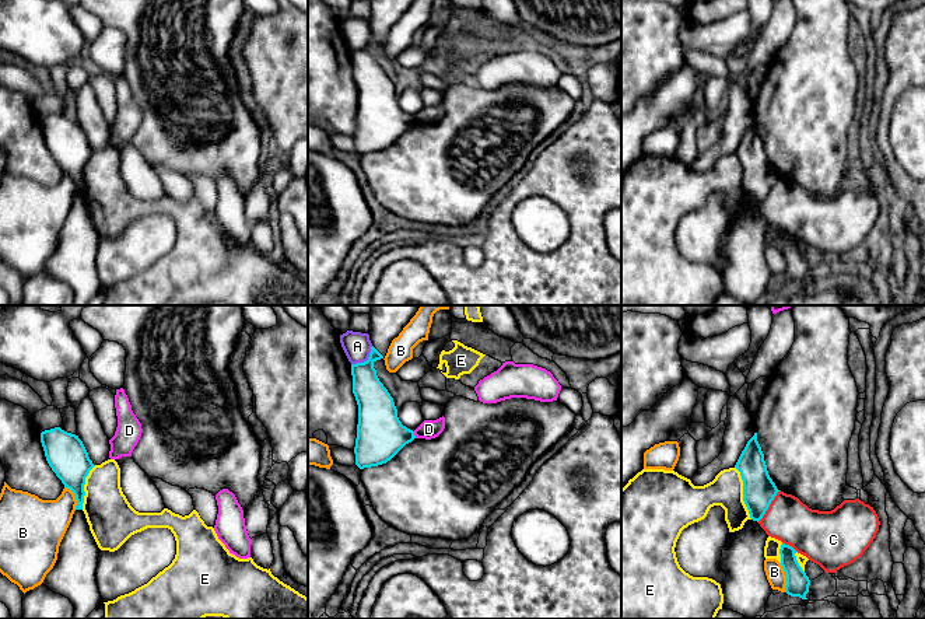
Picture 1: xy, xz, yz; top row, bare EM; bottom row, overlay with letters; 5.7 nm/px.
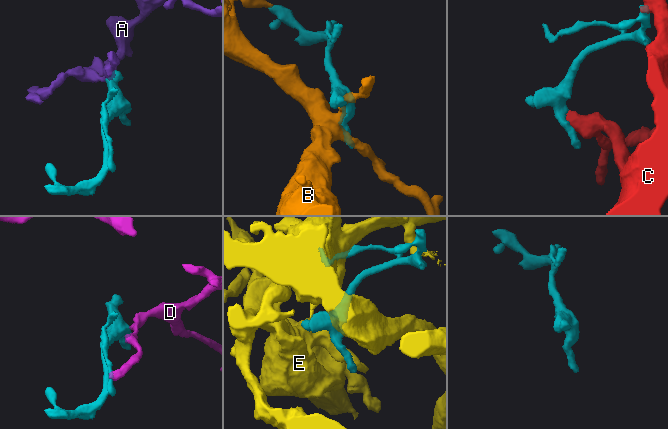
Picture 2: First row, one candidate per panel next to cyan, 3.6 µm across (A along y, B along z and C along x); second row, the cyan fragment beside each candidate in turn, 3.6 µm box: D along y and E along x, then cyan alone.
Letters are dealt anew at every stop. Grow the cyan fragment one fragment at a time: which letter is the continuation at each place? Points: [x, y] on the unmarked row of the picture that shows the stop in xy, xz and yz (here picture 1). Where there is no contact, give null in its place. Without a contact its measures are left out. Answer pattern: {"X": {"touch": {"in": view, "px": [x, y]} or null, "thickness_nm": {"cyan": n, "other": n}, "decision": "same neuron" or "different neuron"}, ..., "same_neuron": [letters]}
{"A": {"touch": {"in": "xz", "px": [367, 46]}, "thickness_nm": {"cyan": 200, "other": 160}, "decision": "different neuron"}, "B": {"touch": {"in": "yz", "px": [787, 263]}, "thickness_nm": {"cyan": 130, "other": 110}, "decision": "different neuron"}, "C": {"touch": {"in": "yz", "px": [768, 192]}, "thickness_nm": {"cyan": 190, "other": 260}, "decision": "different neuron"}, "D": {"touch": {"in": "xz", "px": [413, 121]}, "thickness_nm": {"cyan": 280, "other": 110}, "decision": "different neuron"}, "E": {"touch": {"in": "yz", "px": [743, 179]}, "thickness_nm": {"cyan": 190, "other": 190}, "decision": "different neuron"}, "same_neuron": []}

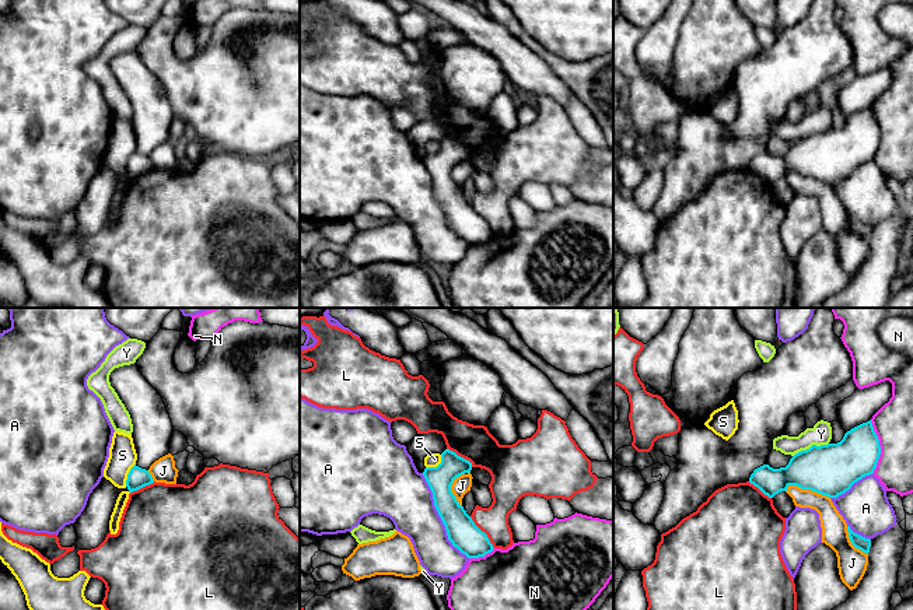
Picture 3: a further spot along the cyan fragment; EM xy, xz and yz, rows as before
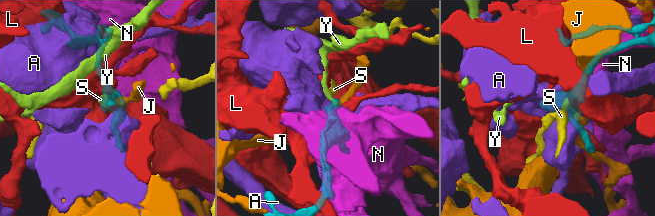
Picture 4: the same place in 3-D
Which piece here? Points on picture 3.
{"A": {"touch": {"in": "xz", "px": [440, 203]}, "thickness_nm": {"cyan": 170, "other": 300}, "decision": "different neuron"}, "J": {"touch": {"in": "yz", "px": [808, 175]}, "thickness_nm": {"cyan": 300, "other": 140}, "decision": "different neuron"}, "L": {"touch": {"in": "xz", "px": [483, 218]}, "thickness_nm": {"cyan": 170, "other": 170}, "decision": "different neuron"}, "N": {"touch": {"in": "yz", "px": [880, 133]}, "thickness_nm": {"cyan": 260, "other": 220}, "decision": "different neuron"}, "S": {"touch": {"in": "xy", "px": [128, 161]}, "thickness_nm": {"cyan": 120, "other": 160}, "decision": "different neuron"}, "Y": {"touch": {"in": "yz", "px": [811, 133]}, "thickness_nm": {"cyan": 300, "other": 120}, "decision": "different neuron"}, "same_neuron": []}

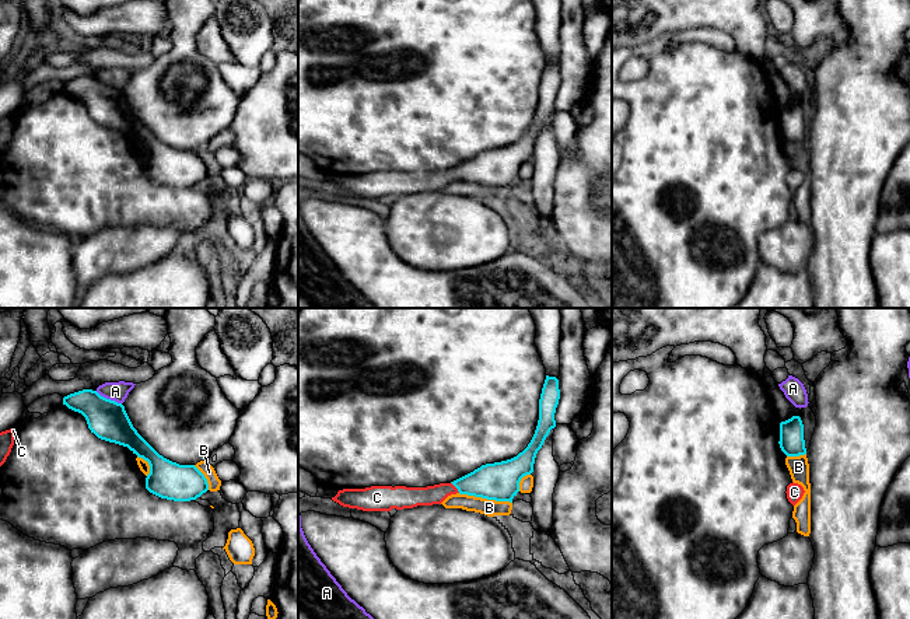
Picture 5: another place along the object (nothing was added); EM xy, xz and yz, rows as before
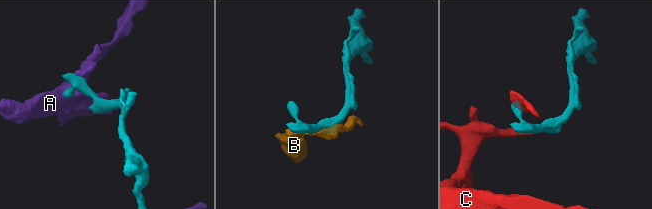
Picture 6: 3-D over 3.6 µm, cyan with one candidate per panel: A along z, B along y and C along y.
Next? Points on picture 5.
{"A": {"touch": {"in": "xy", "px": [108, 86]}, "thickness_nm": {"cyan": 220, "other": 110}, "decision": "different neuron"}, "B": {"touch": {"in": "xz", "px": [485, 184]}, "thickness_nm": {"cyan": 220, "other": 100}, "decision": "different neuron"}, "C": {"touch": {"in": "xz", "px": [455, 172]}, "thickness_nm": {"cyan": 220, "other": 110}, "decision": "same neuron"}, "same_neuron": ["C"]}

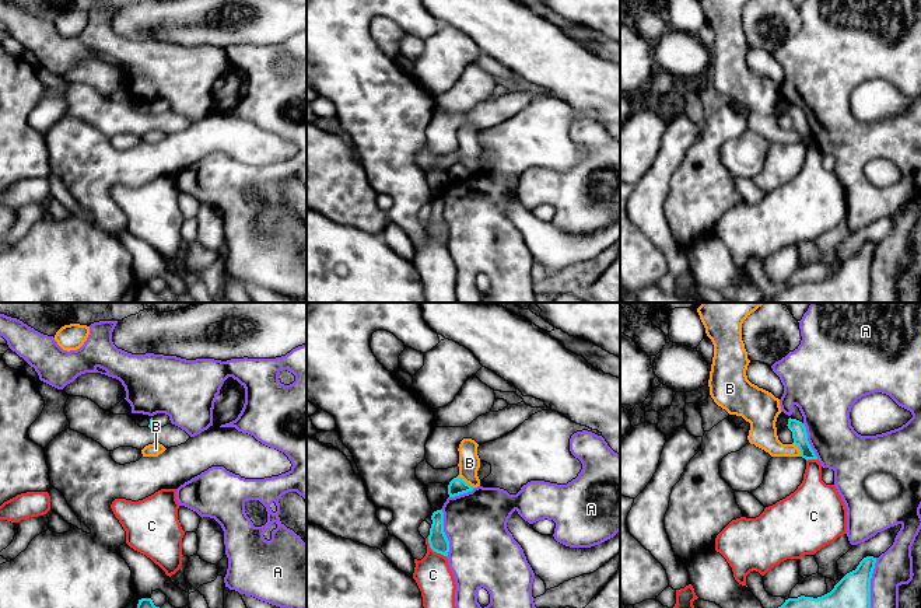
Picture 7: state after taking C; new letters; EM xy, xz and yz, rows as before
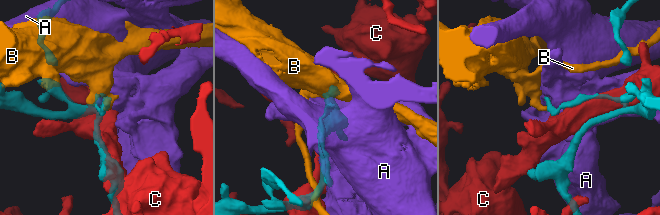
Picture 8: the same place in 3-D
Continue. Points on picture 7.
{"A": {"touch": {"in": "yz", "px": [869, 273]}, "thickness_nm": {"cyan": 300, "other": 200}, "decision": "different neuron"}, "B": {"touch": {"in": "xz", "px": [465, 168]}, "thickness_nm": {"cyan": 100, "other": 130}, "decision": "different neuron"}, "C": {"touch": {"in": "xz", "px": [433, 236]}, "thickness_nm": {"cyan": 110, "other": 200}, "decision": "different neuron"}, "same_neuron": []}

